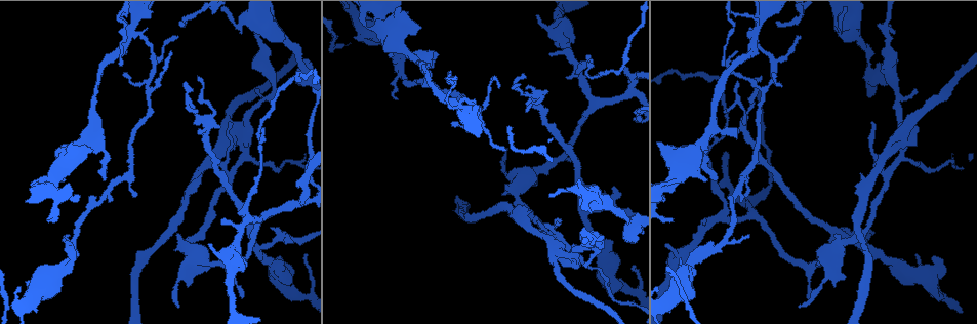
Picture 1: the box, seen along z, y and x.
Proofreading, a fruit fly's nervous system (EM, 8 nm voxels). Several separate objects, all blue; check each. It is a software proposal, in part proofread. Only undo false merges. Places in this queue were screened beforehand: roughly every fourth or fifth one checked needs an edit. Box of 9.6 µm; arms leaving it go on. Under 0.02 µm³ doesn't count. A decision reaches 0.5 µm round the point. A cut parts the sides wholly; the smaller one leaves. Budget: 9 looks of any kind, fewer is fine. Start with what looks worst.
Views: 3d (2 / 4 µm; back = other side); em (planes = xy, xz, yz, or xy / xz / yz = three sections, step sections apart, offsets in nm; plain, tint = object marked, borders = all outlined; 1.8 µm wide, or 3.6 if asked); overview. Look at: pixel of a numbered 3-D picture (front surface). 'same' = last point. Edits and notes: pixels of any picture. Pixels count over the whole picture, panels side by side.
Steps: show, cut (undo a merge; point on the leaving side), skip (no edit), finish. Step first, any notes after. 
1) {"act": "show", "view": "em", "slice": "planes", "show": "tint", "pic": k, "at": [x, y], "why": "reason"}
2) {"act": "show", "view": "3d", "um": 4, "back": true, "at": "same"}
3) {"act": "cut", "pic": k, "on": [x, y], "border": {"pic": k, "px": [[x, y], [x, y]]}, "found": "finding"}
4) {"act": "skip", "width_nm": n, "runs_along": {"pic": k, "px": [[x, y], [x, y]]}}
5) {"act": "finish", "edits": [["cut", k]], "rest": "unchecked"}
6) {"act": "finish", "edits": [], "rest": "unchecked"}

{"act": "show", "view": "3d", "um": 4, "pic": 1, "at": [245, 146], "why": "looks like a crossing"}

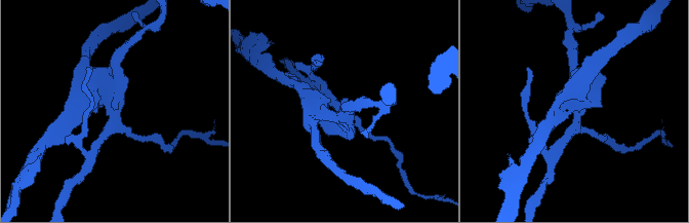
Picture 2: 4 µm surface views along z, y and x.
{"act": "show", "view": "em", "slice": "xz", "step": 16, "show": "tint", "pic": 2, "at": [341, 114], "arms": 4, "why": "need the tissue"}

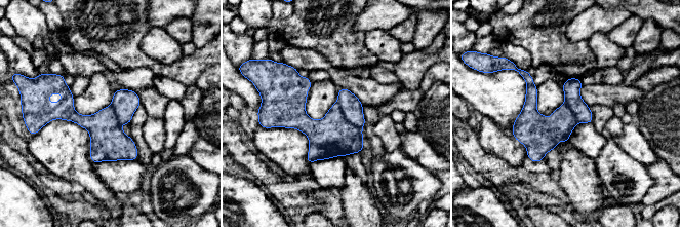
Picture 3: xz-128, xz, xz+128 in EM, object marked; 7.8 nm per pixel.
{"act": "cut", "pic": 3, "on": [333, 136], "width_nm": 220, "border": {"pic": 3, "px": [[336, 102], [344, 116], [361, 129]]}, "found": "a second neuron is stuck on"}

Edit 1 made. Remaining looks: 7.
{"act": "show", "view": "overview"}

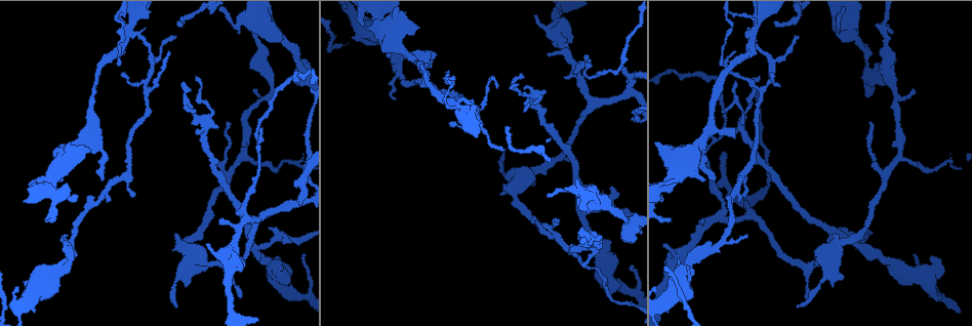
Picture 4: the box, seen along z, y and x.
{"act": "show", "view": "em", "slice": "yz", "step": 8, "show": "tint", "pic": 4, "at": [884, 36], "why": "calibre changes"}

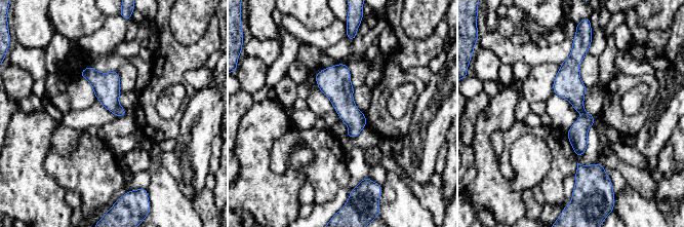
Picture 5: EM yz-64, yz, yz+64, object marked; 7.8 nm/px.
{"act": "show", "view": "em", "slice": "planes", "show": "tint", "at": "same", "why": "another direction"}

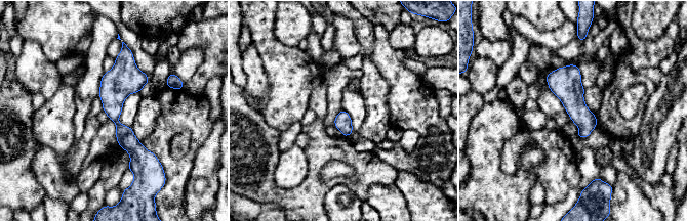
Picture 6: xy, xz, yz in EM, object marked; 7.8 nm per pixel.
{"act": "skip", "runs_along": {"pic": 6, "px": [[125, 54], [115, 119], [137, 171]]}, "found": "all the same neuron"}

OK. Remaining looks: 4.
{"act": "show", "view": "em", "slice": "planes", "show": "tint", "pic": 4, "at": [260, 216], "why": "three-way junction"}

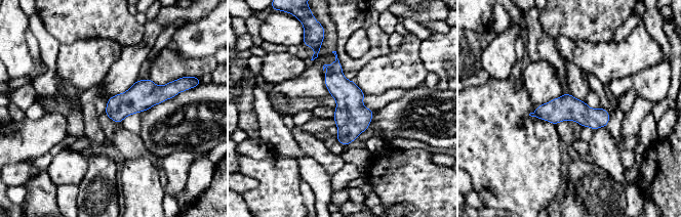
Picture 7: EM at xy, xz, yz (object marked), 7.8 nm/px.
{"act": "skip", "runs_along": {"pic": 7, "px": [[535, 114], [607, 117]]}, "found": "one neuron here"}

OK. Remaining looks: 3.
{"act": "finish", "edits": [["cut", 3]], "rest": "unchecked"}

